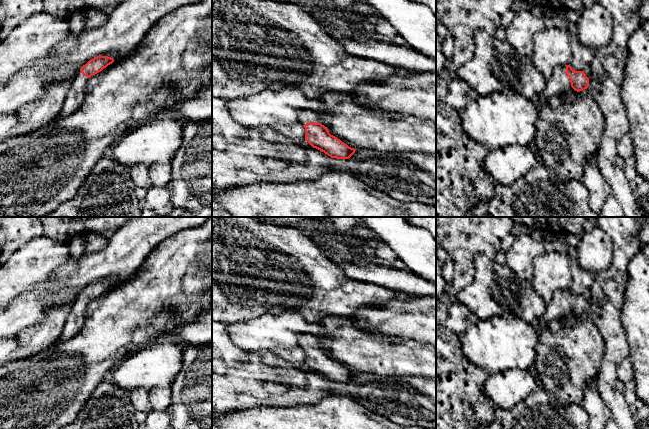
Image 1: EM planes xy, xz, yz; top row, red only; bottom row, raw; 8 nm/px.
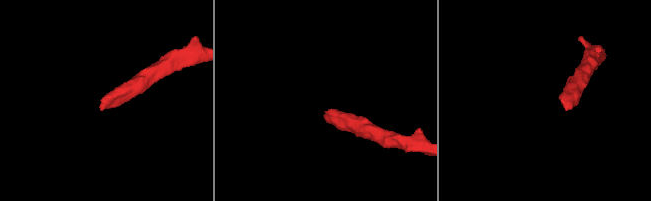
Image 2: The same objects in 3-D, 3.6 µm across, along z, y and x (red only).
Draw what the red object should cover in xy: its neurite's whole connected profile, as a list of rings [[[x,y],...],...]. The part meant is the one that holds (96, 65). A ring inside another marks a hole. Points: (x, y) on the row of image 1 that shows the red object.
[[[97,56],[89,60],[77,71],[76,76],[70,83],[63,107],[59,112],[59,117],[65,117],[74,113],[82,105],[85,98],[85,87],[88,79],[101,72],[108,65],[112,64],[114,59],[108,56]]]

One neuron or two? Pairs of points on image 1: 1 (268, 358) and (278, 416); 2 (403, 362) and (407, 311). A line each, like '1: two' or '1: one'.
1: two
2: two

